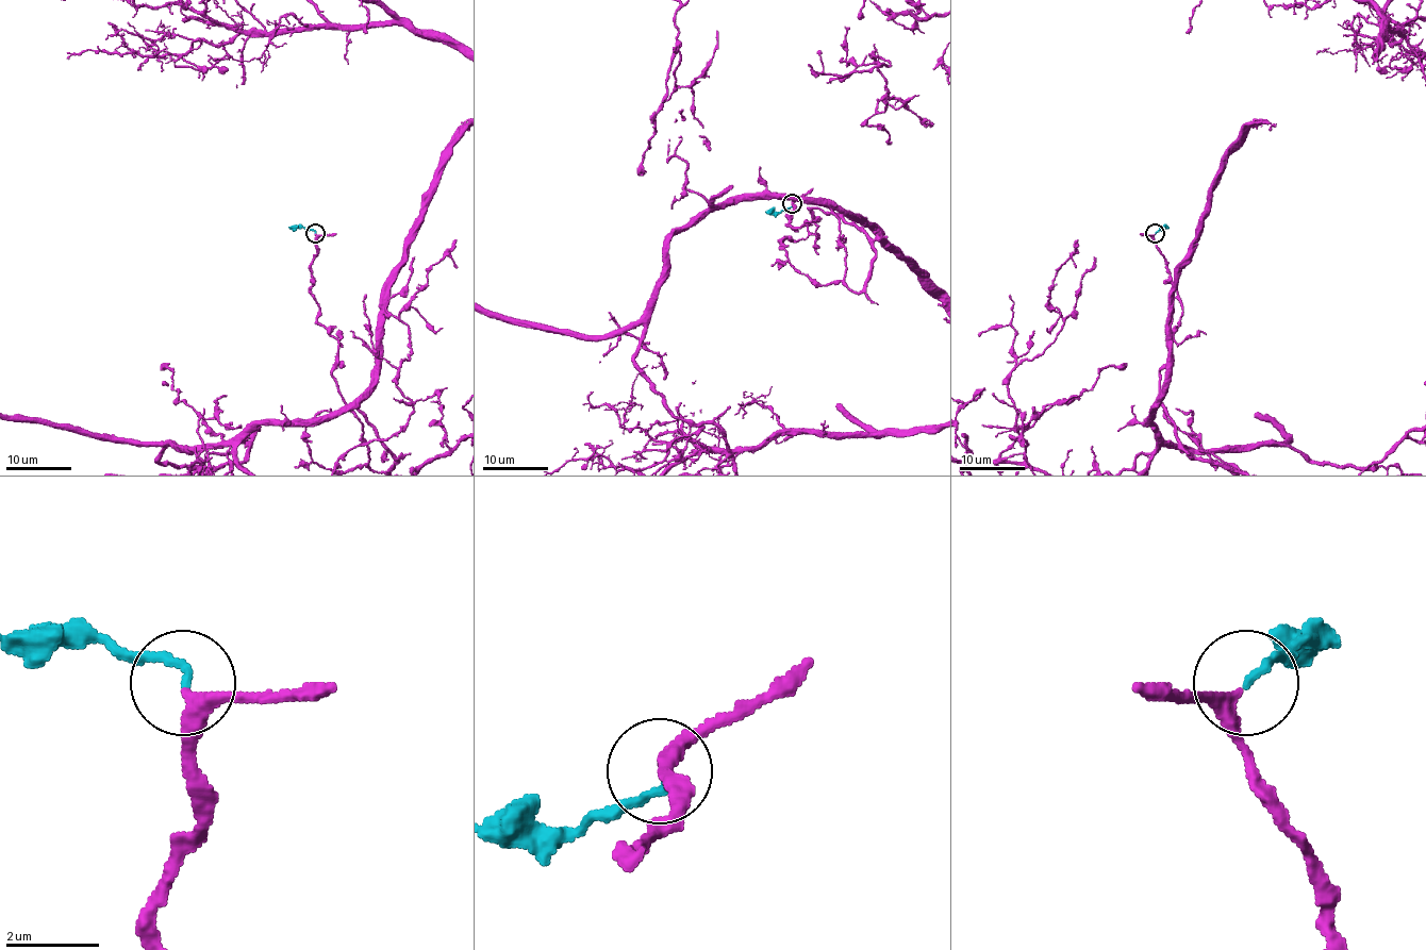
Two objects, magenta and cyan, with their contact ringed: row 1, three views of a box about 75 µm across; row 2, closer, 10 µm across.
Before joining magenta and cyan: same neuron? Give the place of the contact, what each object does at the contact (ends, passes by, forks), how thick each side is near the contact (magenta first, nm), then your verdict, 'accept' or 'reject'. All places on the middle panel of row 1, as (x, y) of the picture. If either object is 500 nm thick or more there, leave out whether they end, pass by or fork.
(792, 203) | magenta passes by | cyan ends | 280/160 nm | accept

